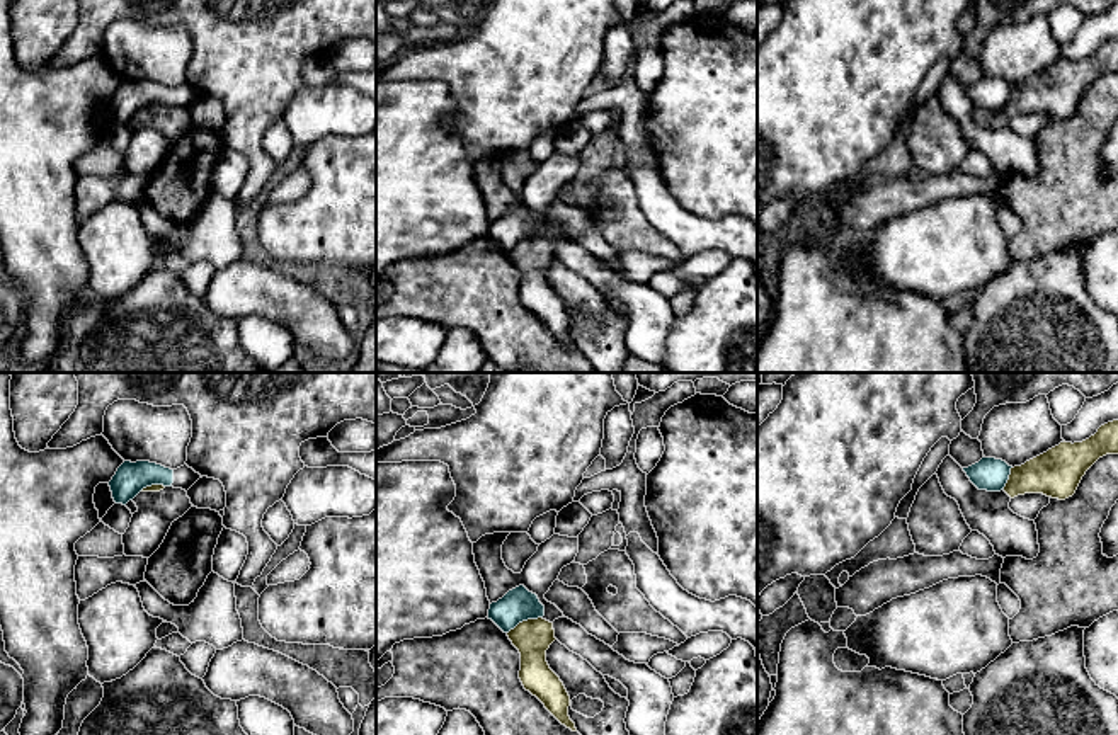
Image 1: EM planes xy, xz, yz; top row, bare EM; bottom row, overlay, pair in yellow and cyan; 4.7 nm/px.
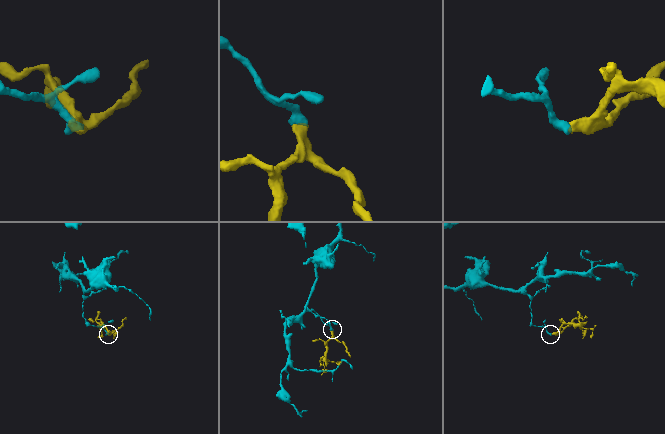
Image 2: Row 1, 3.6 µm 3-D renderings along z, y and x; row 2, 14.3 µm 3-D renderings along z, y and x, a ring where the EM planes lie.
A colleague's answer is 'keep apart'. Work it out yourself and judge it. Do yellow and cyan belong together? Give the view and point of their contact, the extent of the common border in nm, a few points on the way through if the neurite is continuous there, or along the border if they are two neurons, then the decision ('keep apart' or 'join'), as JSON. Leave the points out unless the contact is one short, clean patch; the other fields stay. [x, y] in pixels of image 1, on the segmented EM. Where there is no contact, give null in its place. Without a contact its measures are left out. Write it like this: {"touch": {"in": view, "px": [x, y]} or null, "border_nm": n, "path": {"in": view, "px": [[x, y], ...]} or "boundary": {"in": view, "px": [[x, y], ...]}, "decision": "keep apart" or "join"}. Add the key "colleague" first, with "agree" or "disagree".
{"colleague": "agree", "touch": {"in": "xz", "px": [524, 621]}, "border_nm": 190, "boundary": {"in": "xz", "px": [[541, 616], [523, 620], [507, 633]]}, "decision": "keep apart"}

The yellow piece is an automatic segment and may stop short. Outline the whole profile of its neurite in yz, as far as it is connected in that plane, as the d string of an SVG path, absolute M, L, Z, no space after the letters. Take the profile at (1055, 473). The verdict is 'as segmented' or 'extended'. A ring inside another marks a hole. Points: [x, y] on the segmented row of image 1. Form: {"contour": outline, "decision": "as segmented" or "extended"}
{"contour": "M1118 420L1101 425L1082 442L1064 441L1011 468L1001 492L978 490L951 456L943 459L936 475L944 493L958 502L970 529L984 534L995 555L1033 560L1040 553L1036 524L1014 514L1009 502L1024 493L1065 500L1075 493L1086 471L1106 454L1118 454Z", "decision": "extended"}

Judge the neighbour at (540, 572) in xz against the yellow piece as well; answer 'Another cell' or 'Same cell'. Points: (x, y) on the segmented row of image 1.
Same cell

